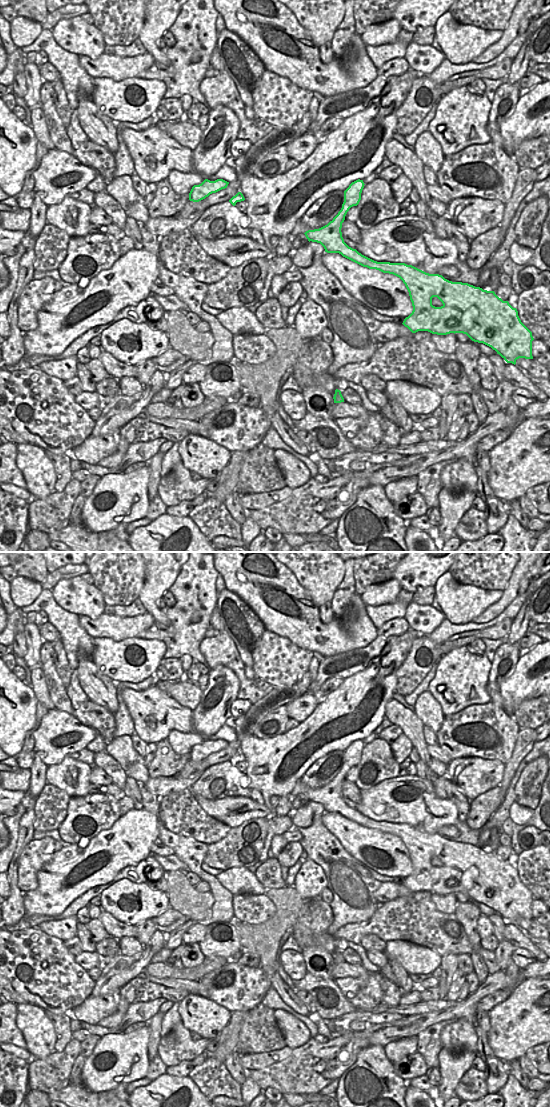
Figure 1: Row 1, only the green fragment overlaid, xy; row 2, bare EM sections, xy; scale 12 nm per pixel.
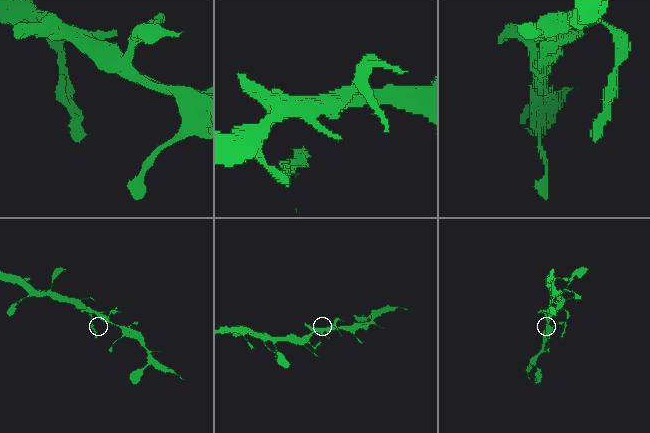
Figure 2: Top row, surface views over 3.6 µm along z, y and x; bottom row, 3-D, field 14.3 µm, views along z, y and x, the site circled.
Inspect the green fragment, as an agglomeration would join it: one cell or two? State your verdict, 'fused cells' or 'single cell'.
single cell

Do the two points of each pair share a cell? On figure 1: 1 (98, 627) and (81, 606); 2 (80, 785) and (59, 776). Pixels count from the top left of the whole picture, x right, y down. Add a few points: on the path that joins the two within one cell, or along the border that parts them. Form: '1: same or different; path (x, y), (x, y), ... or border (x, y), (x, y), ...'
1: different; border (103, 612), (96, 618), (78, 615)
2: same; path (75, 789), (63, 781)

